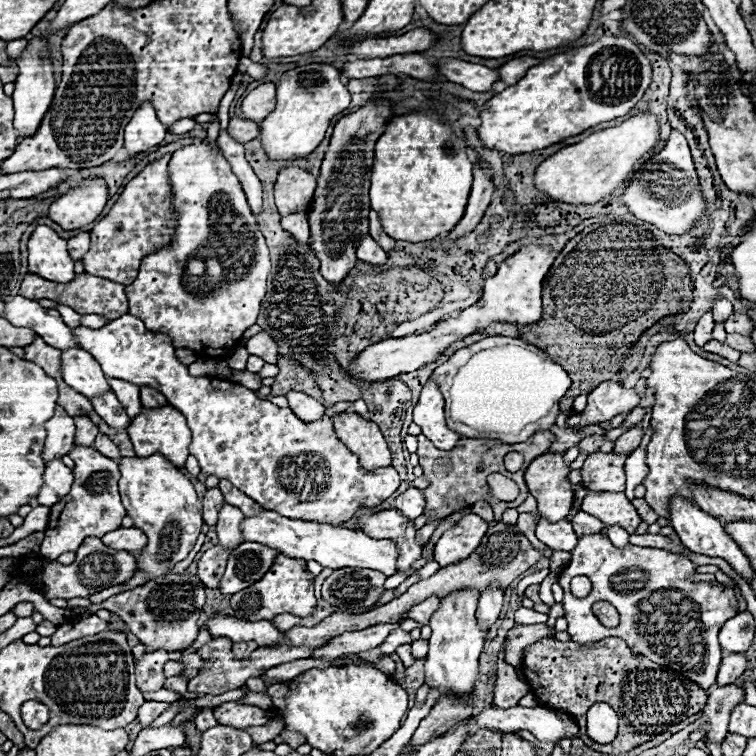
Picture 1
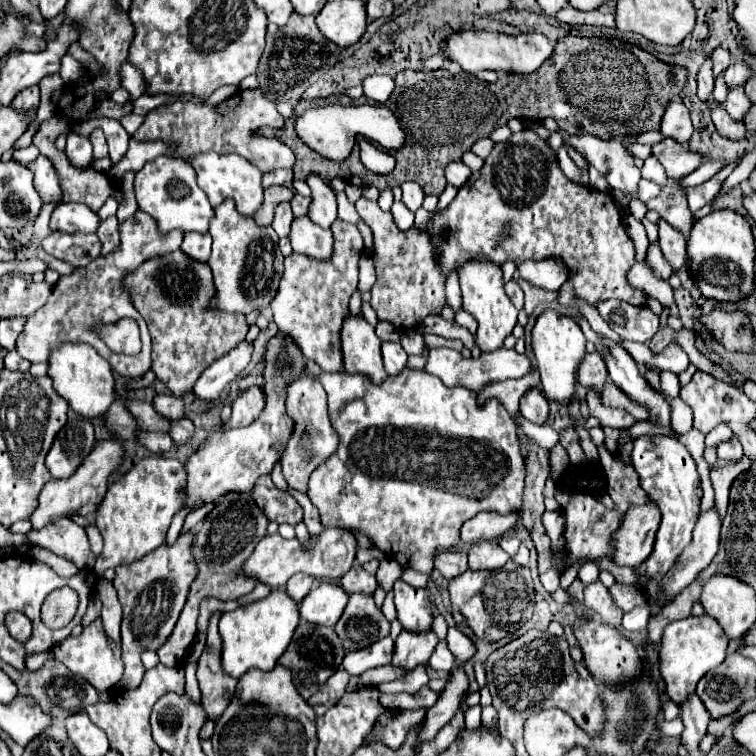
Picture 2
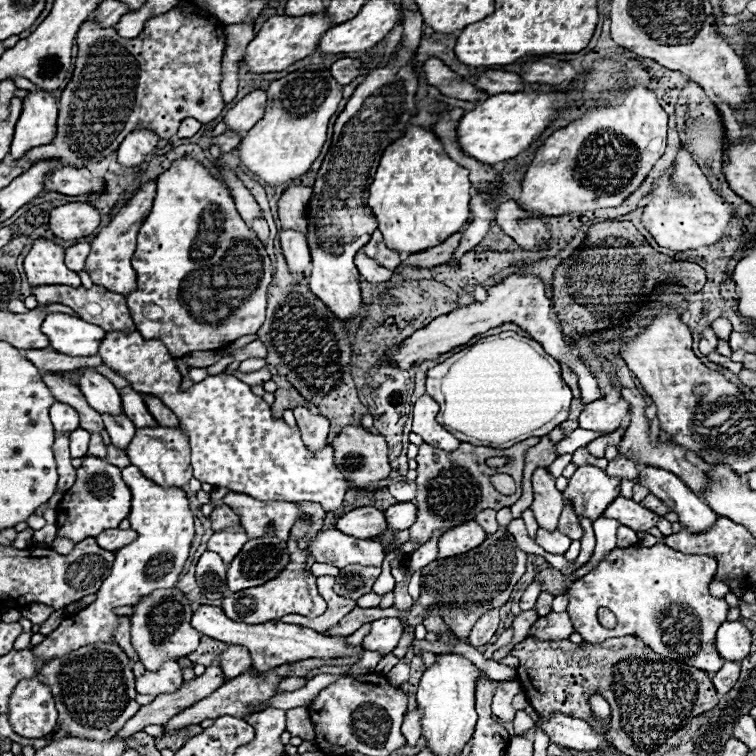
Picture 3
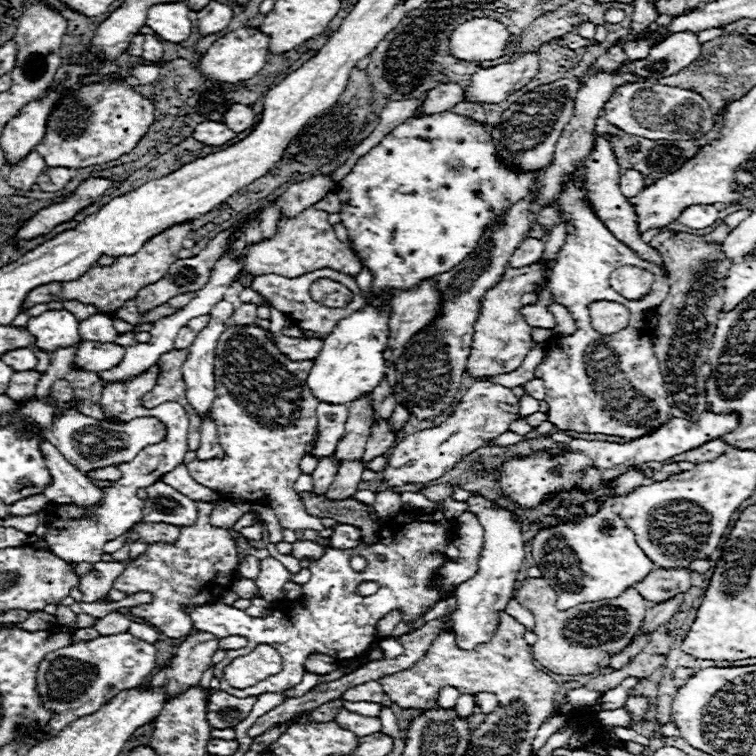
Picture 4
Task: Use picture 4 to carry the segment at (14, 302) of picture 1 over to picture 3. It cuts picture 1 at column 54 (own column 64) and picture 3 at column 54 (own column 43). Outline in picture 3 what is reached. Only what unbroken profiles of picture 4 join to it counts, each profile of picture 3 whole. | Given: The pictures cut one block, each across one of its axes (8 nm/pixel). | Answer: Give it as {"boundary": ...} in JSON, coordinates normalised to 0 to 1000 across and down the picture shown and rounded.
{"boundary":[[[63,415],[58,429],[56,429],[58,442],[63,442],[66,447],[66,458],[74,466],[90,468],[90,471],[124,471],[127,463],[132,460],[132,447],[140,442],[132,431],[111,426],[103,418],[93,418],[93,415]]]}

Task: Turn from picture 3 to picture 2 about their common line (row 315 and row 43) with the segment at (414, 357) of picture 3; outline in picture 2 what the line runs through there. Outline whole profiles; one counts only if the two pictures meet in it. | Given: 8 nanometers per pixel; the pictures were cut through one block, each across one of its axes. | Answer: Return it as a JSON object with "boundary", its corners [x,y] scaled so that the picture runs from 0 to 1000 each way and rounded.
{"boundary":[[[606,42],[598,45],[585,63],[587,74],[598,82],[606,82],[616,95],[632,93],[656,93],[675,98],[704,98],[733,66],[733,58],[717,45],[685,45],[669,48],[664,42]]]}

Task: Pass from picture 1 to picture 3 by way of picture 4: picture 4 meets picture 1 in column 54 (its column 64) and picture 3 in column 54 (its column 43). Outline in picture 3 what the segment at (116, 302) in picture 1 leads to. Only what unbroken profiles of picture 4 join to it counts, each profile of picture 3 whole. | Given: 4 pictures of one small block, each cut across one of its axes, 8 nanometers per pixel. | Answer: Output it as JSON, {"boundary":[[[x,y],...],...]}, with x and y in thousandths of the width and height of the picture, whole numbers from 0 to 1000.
{"boundary":[[[48,378],[48,381],[42,381],[42,389],[50,394],[53,402],[85,402],[85,405],[93,405],[106,421],[138,434],[140,439],[143,437],[175,439],[180,434],[177,426],[175,426],[172,410],[167,405],[167,394],[161,389],[143,386],[135,378],[122,378],[119,384],[114,384],[114,381],[93,381],[93,378]]]}

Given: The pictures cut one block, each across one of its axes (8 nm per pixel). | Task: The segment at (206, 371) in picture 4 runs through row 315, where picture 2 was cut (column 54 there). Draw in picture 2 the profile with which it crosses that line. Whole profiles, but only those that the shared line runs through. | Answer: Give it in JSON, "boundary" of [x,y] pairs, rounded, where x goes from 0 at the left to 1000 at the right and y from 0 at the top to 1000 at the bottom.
{"boundary":[[[79,270],[71,275],[69,288],[66,288],[66,304],[74,307],[122,307],[127,310],[132,299],[132,286],[127,280],[122,280],[116,272],[111,270]]]}

